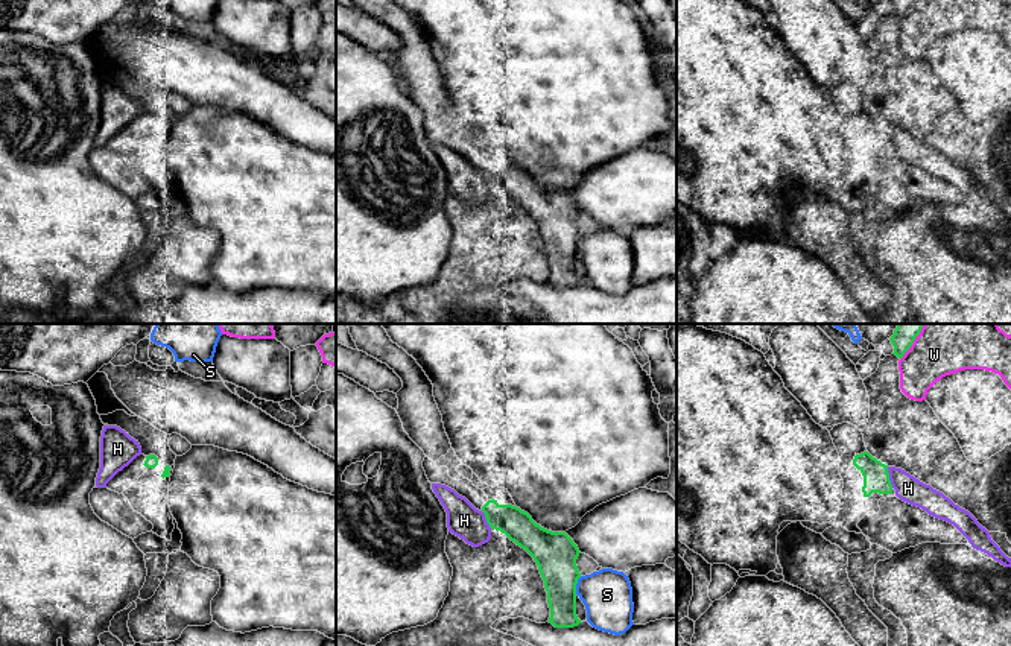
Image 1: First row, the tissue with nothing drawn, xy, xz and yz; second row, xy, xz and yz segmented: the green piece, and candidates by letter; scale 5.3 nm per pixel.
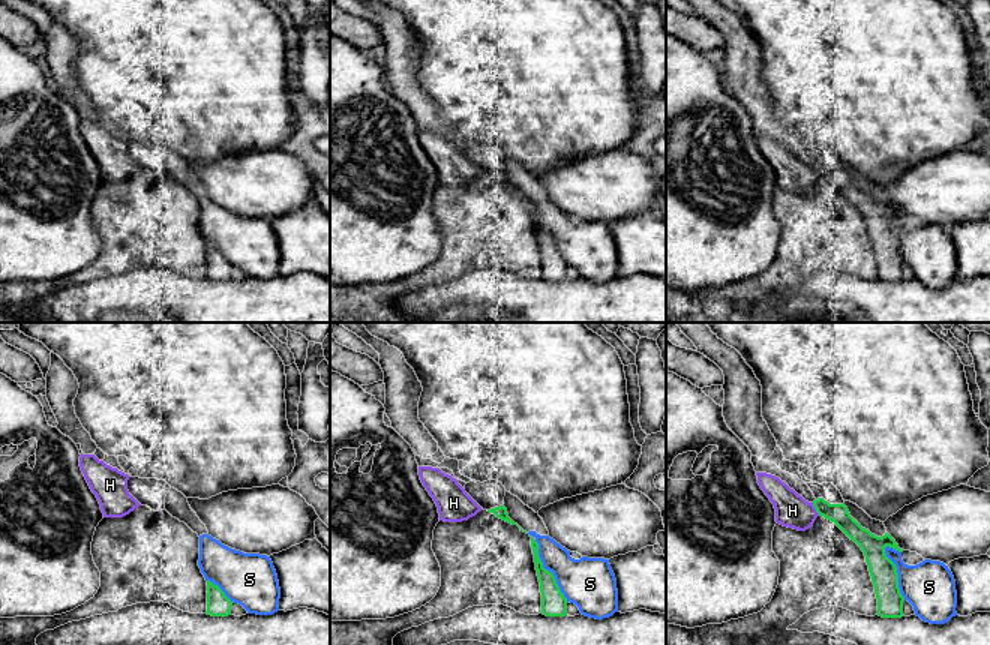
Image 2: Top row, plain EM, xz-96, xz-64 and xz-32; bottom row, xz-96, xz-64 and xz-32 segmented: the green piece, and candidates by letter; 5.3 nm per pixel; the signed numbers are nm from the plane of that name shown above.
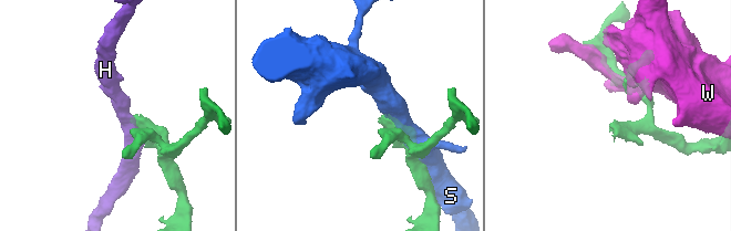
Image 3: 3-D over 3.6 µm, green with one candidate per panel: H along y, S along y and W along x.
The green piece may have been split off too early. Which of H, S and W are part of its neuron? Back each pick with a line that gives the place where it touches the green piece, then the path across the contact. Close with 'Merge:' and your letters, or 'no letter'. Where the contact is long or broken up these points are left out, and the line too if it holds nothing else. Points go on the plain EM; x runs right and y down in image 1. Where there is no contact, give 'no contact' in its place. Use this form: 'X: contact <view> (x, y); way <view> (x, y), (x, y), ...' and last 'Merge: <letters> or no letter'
Merge: no letter

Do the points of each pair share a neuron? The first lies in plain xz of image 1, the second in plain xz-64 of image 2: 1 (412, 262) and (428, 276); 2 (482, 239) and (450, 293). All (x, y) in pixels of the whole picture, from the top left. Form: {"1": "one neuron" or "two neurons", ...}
{"1": "two neurons", "2": "two neurons"}

